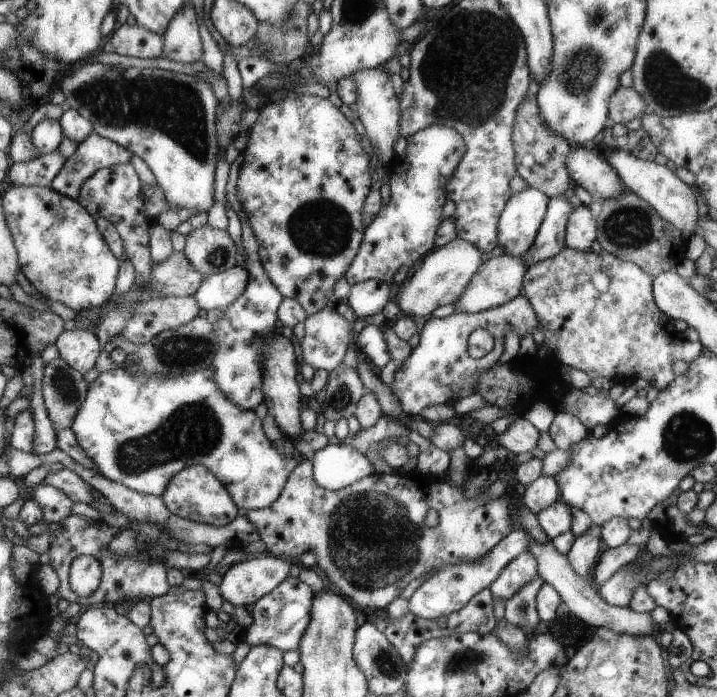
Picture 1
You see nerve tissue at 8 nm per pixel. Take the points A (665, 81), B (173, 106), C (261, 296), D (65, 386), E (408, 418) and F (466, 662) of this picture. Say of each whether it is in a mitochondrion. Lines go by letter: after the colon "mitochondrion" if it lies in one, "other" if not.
A: mitochondrion
B: mitochondrion
C: other
D: mitochondrion
E: other
F: mitochondrion

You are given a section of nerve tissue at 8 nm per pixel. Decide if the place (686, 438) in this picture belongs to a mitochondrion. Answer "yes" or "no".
yes

